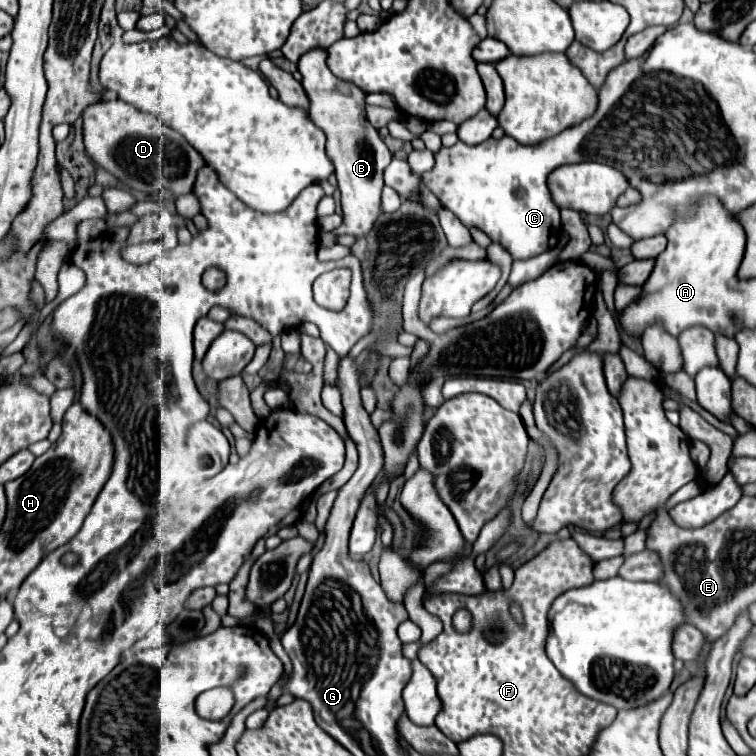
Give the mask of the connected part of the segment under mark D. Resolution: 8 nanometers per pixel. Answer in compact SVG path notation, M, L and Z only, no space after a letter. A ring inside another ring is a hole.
M120 99L88 105L82 111L82 133L86 153L100 167L124 185L150 195L160 189L170 189L176 195L192 191L196 173L204 165L202 155L178 131Z

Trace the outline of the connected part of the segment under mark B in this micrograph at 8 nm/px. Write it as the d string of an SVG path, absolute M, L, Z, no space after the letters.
M310 49L298 61L298 71L302 73L302 85L310 97L310 119L326 133L326 151L336 167L340 203L342 203L342 225L334 231L336 235L368 235L380 217L380 193L384 187L382 171L392 161L392 153L380 139L378 131L368 123L364 111L366 93L354 83L338 79L330 73L326 49Z

